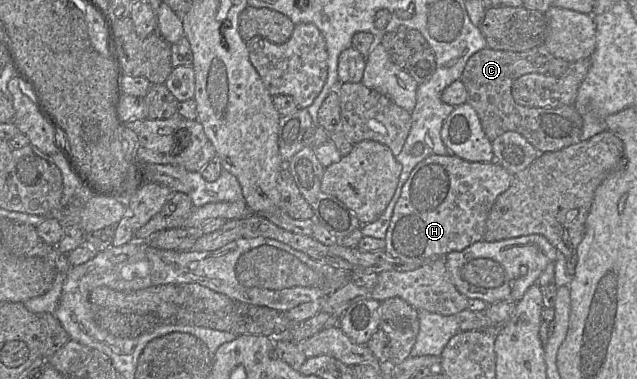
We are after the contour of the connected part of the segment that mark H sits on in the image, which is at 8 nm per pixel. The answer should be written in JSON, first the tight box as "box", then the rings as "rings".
{"box":[385,155,513,260],"rings":[[[431,155],[418,163],[404,183],[394,207],[386,237],[385,251],[396,258],[431,260],[462,251],[475,242],[484,240],[486,221],[496,199],[511,185],[513,174],[496,161],[470,162],[450,155]]]}

